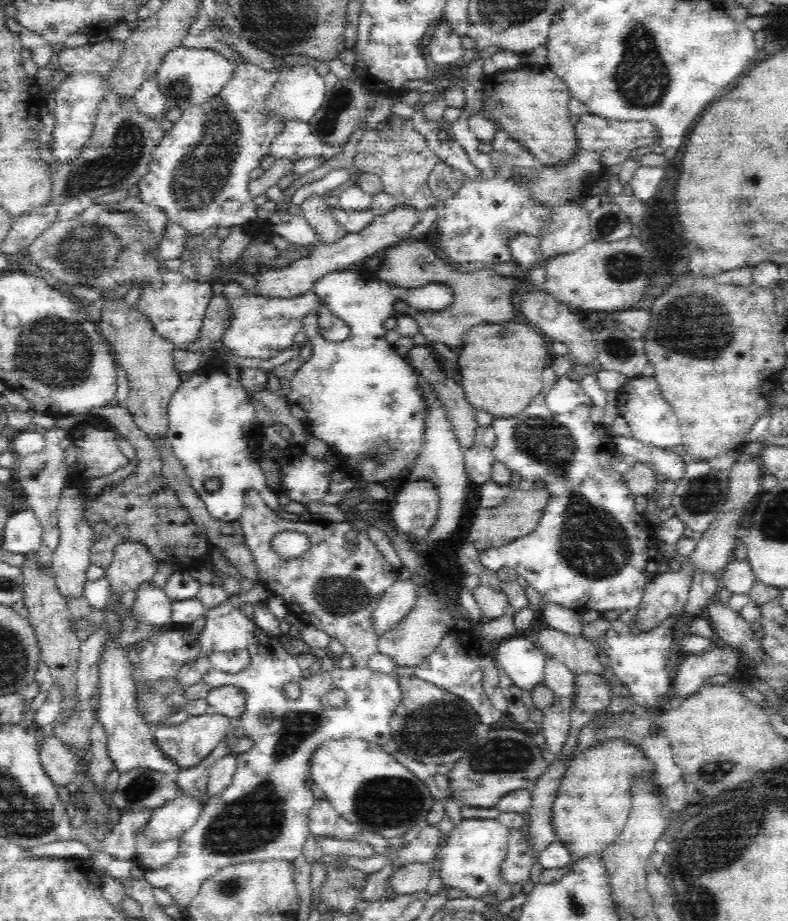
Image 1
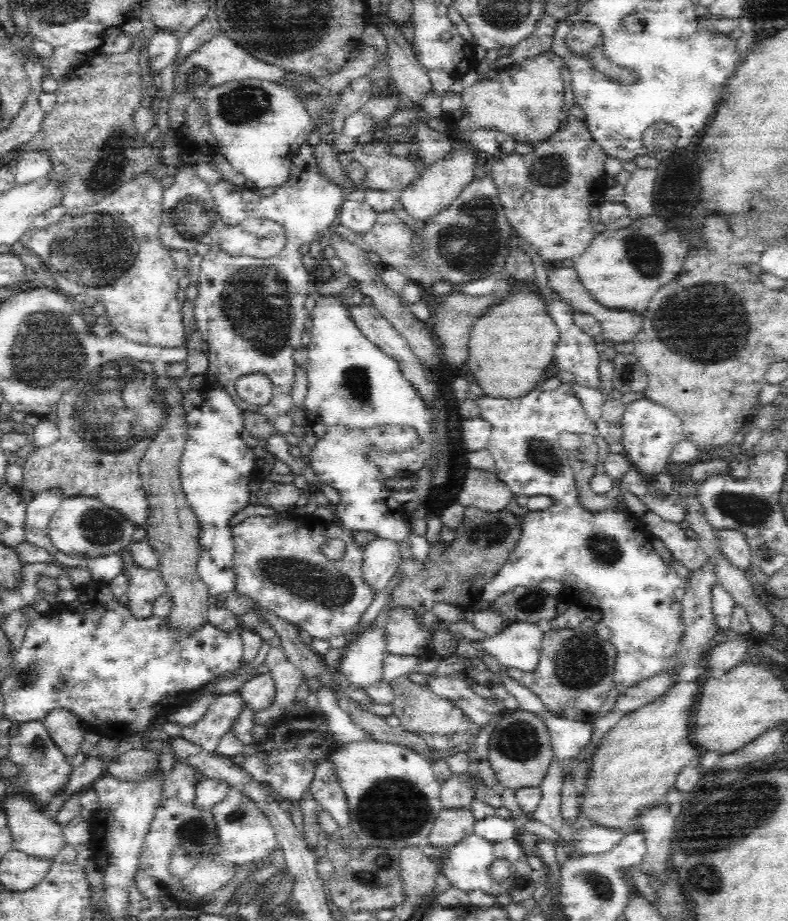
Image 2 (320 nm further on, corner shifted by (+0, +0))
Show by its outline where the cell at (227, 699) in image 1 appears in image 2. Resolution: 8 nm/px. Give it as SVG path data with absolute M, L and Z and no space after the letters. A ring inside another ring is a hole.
M260 673L244 683L237 692L244 699L246 707L261 711L273 703L276 694L275 680L270 673Z

